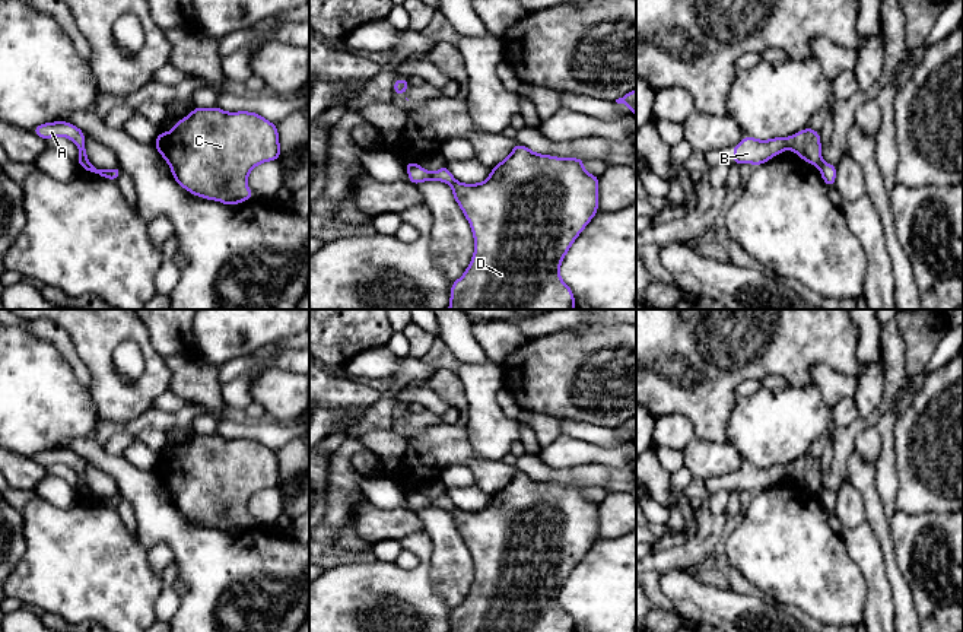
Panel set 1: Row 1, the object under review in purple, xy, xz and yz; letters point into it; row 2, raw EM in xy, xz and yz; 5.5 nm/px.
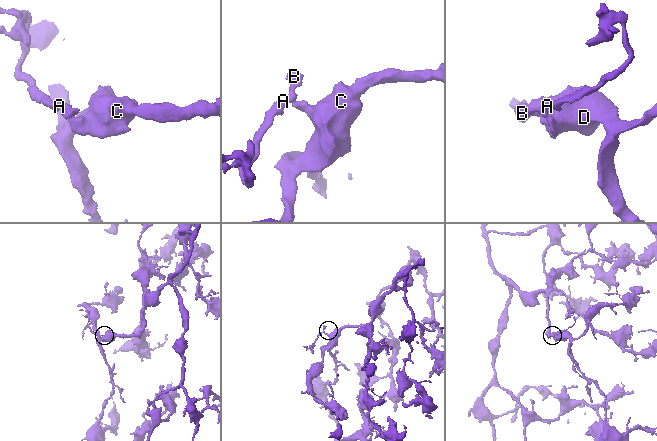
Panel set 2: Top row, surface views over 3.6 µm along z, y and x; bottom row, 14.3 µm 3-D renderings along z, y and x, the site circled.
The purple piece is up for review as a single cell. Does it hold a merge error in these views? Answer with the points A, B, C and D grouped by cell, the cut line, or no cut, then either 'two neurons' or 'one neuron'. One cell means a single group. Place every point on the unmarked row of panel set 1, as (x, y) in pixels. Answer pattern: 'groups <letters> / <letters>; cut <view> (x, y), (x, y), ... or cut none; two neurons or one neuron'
groups A B / C D; cut xy (88, 489), (80, 492); two neurons

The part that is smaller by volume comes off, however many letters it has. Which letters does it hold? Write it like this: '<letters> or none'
A, B

